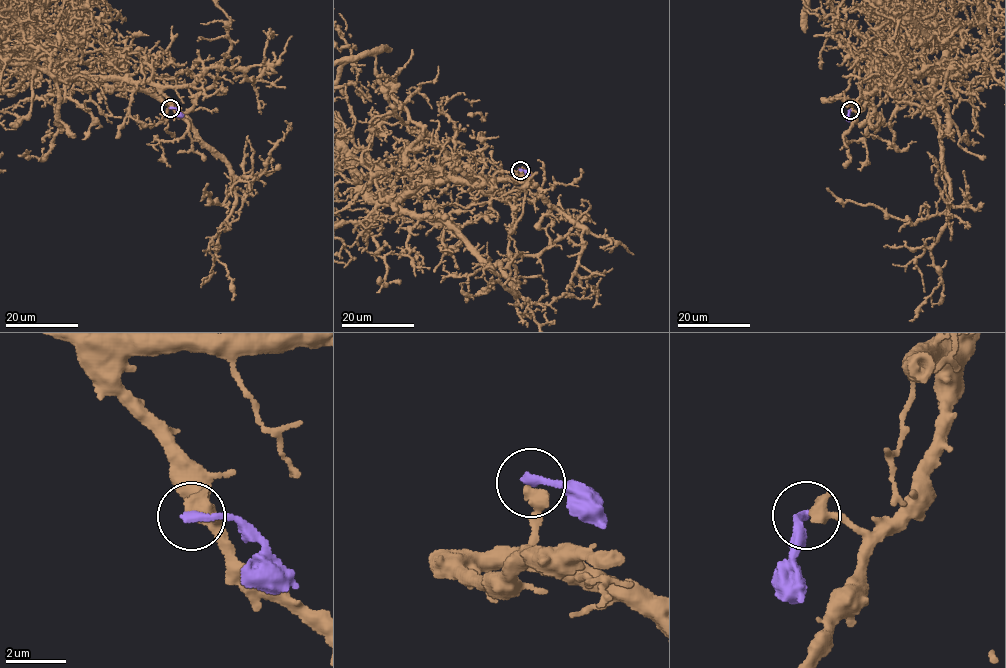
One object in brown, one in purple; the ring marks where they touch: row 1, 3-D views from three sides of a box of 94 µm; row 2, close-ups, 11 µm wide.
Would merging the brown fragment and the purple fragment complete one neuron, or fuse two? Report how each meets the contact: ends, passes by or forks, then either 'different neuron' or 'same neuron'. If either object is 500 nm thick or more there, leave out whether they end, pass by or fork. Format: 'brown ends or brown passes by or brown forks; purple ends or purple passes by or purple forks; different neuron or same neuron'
different neuron

